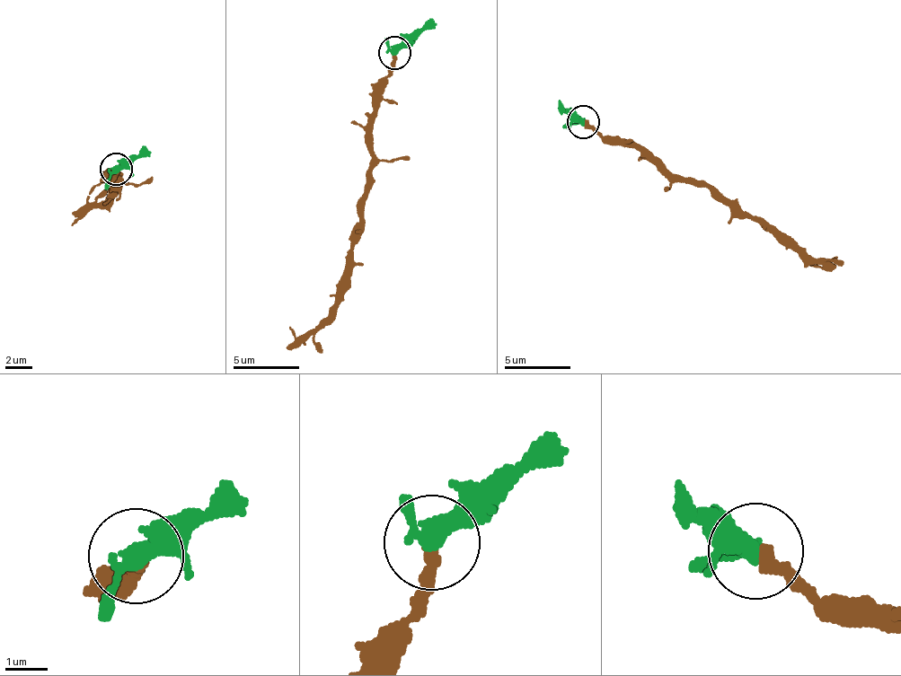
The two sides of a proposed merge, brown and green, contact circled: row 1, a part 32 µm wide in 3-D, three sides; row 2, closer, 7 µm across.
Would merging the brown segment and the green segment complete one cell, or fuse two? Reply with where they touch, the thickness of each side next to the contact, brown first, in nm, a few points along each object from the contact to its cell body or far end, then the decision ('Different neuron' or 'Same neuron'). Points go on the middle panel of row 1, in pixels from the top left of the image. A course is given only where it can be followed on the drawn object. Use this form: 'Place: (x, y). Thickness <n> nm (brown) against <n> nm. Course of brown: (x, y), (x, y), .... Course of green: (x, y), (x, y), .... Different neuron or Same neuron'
Place: (394, 52). Thickness 320 nm (brown) against 360 nm. Course of brown: (393, 54), (392, 72), (372, 119), (370, 189), (347, 288), (308, 337), (297, 338), (291, 325). Course of green: (393, 51), (432, 17). Same neuron

